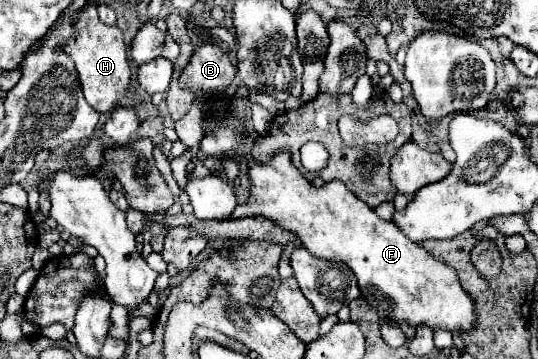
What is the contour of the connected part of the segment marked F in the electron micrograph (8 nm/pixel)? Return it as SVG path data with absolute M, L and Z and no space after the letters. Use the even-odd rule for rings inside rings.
M279 151L269 163L249 163L249 179L251 179L251 197L245 205L235 207L231 213L231 219L247 217L247 215L263 215L273 219L277 225L293 231L301 243L313 251L313 255L341 261L351 267L351 271L357 277L361 297L367 299L369 307L375 309L375 313L383 319L387 319L393 325L411 325L417 329L417 325L427 325L433 331L445 329L449 333L471 333L475 329L475 303L469 297L469 293L461 287L461 281L453 267L447 263L435 259L429 251L425 251L423 245L411 241L393 221L385 221L375 215L375 211L357 199L341 181L329 181L323 187L311 185L299 169L293 167L289 153Z

